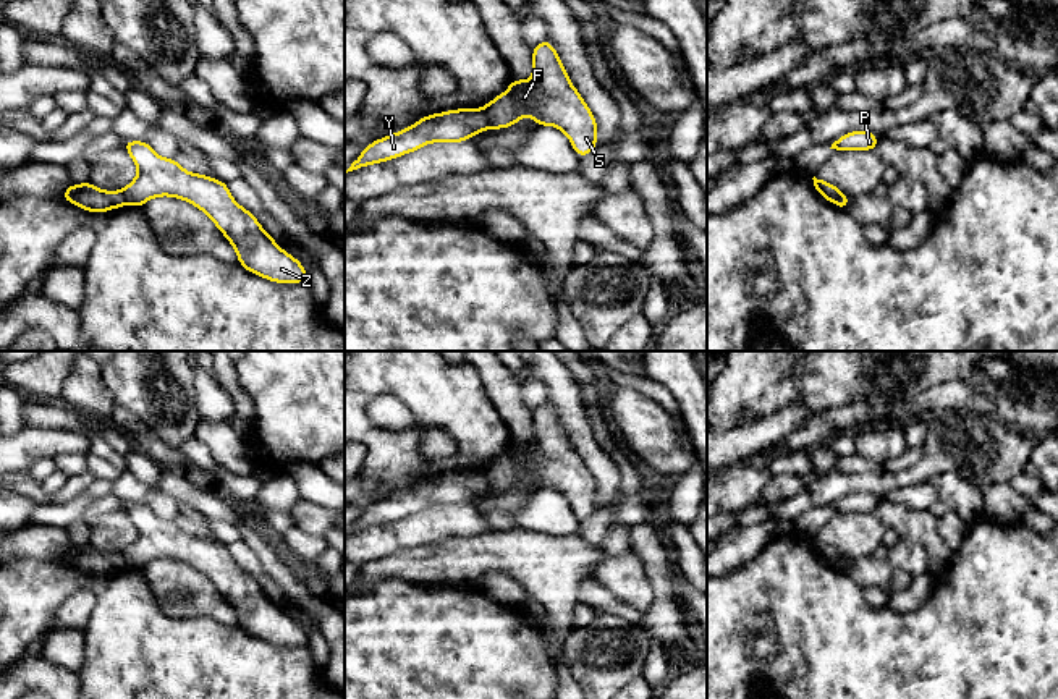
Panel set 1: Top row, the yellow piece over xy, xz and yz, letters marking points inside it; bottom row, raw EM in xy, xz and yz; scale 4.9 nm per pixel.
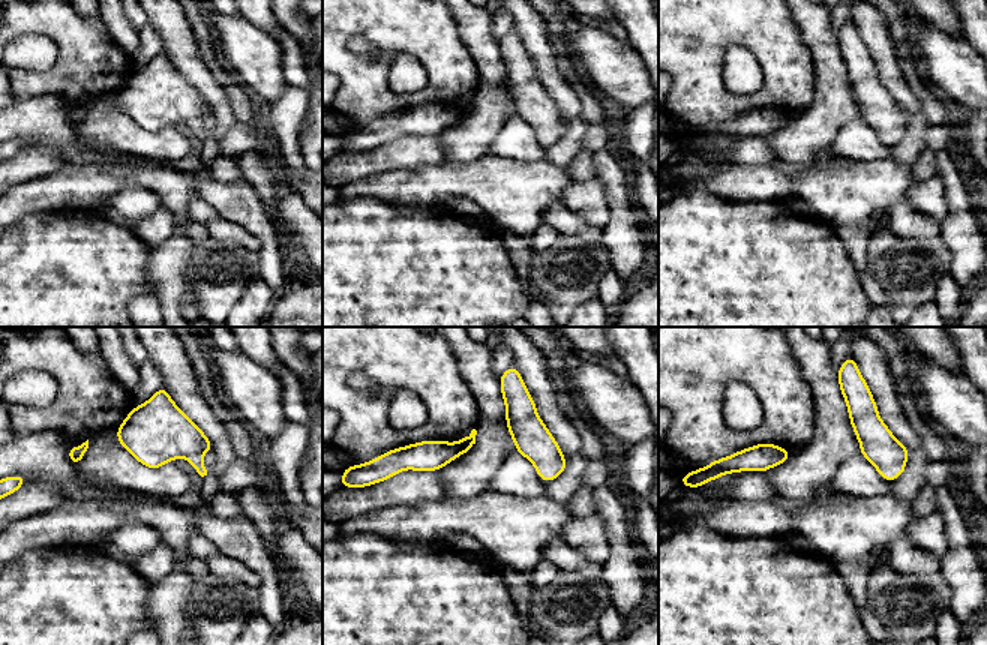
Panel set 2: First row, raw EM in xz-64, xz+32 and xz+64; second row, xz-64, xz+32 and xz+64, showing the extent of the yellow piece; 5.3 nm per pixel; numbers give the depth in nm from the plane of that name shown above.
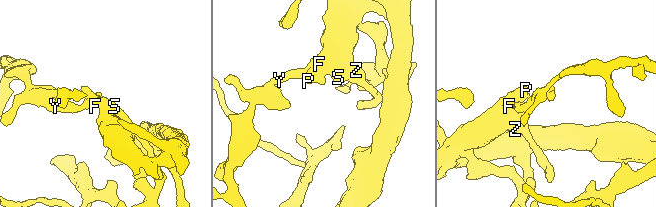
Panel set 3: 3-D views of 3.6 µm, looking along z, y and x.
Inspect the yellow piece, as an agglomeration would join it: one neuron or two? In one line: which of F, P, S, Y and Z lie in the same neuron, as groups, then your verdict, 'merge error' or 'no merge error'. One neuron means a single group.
groups F P S Z / Y; merge error

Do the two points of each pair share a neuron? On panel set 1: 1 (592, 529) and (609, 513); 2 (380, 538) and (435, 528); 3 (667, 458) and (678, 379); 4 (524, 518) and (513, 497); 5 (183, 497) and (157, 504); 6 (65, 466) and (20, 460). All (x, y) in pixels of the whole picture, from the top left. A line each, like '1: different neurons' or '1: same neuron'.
1: same neuron
2: same neuron
3: different neurons
4: different neurons
5: different neurons
6: different neurons

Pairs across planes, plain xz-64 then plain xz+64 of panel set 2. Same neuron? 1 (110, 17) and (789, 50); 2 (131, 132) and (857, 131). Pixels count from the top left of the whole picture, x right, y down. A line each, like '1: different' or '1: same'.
1: different
2: same

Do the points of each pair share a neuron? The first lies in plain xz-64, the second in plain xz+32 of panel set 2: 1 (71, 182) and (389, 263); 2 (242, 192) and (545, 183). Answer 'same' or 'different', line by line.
1: different
2: different

